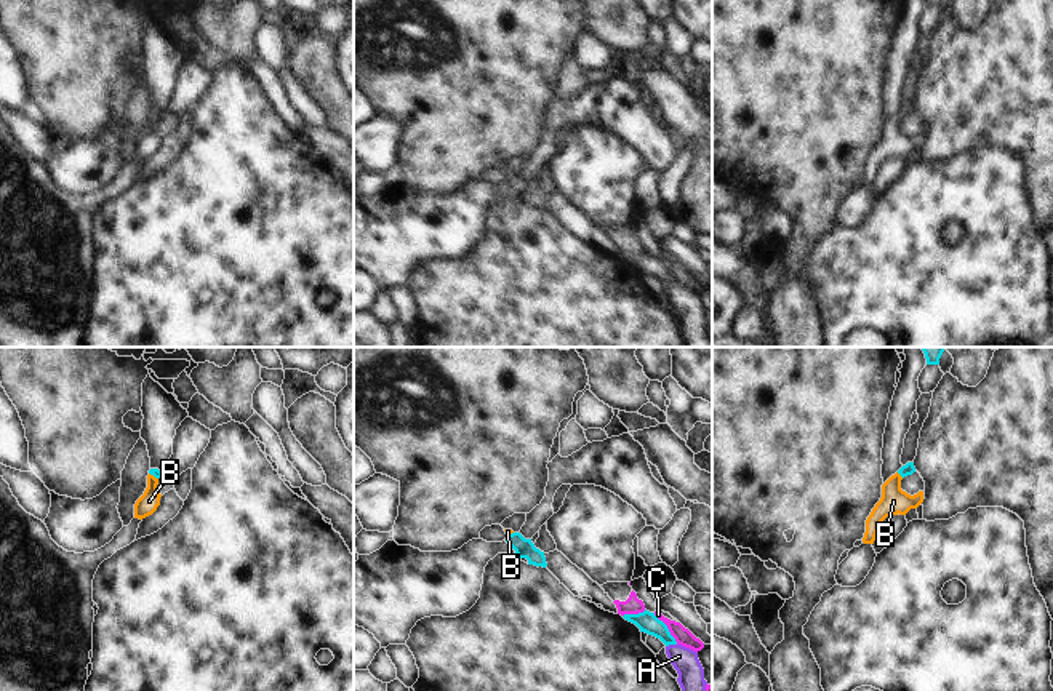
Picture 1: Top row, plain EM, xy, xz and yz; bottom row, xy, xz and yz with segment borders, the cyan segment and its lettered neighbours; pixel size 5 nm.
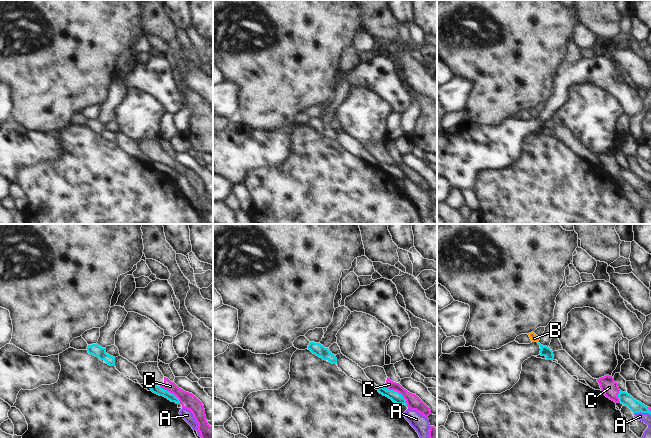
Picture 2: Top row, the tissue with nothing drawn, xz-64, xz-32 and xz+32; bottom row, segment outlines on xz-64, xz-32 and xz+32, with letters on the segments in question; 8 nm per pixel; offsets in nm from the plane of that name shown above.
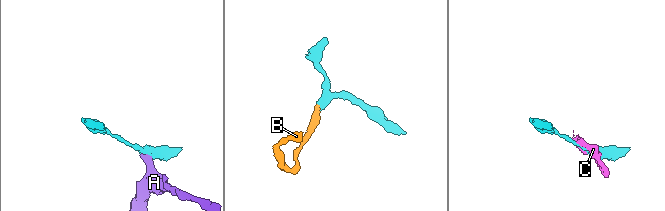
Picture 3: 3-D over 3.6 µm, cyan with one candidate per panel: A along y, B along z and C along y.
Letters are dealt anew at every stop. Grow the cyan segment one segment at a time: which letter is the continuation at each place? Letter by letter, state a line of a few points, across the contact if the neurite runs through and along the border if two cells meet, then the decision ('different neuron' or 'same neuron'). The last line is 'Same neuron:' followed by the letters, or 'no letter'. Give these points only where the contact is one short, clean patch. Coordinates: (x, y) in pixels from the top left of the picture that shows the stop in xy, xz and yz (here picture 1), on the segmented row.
A: xz (676, 643), (666, 647) | different neuron
B: yz (908, 469), (900, 474), (893, 483), (893, 501) | same neuron
C: different neuron
Same neuron: B

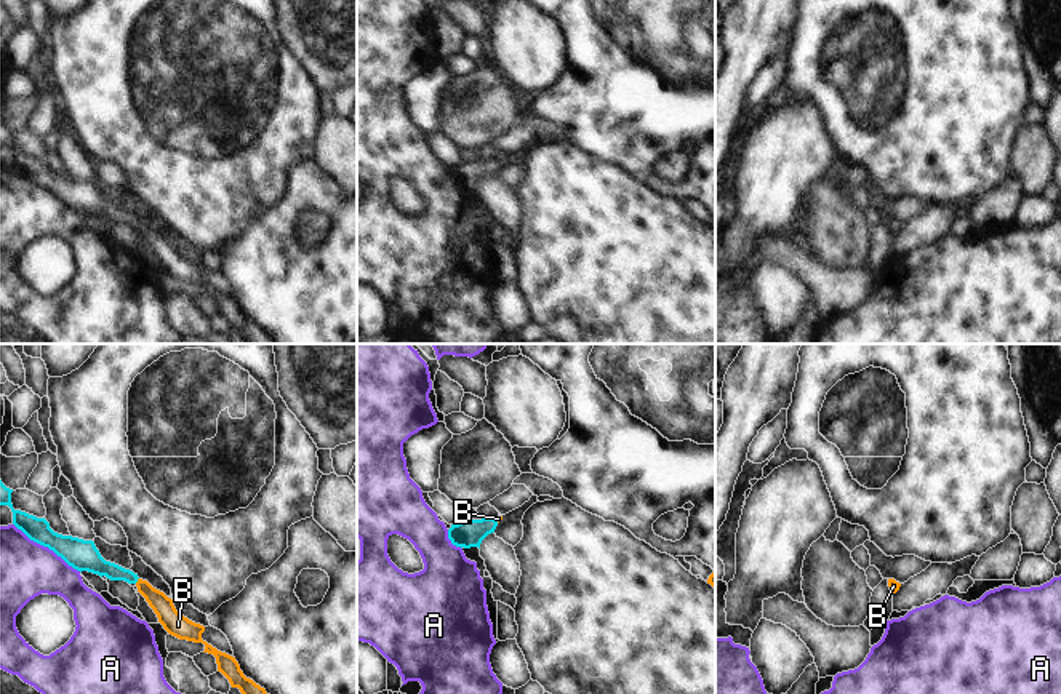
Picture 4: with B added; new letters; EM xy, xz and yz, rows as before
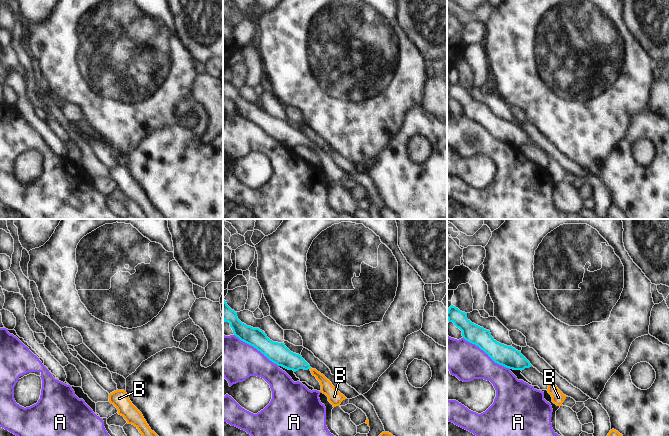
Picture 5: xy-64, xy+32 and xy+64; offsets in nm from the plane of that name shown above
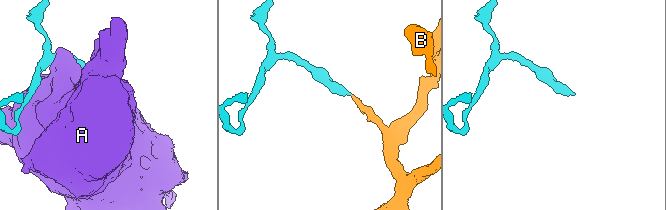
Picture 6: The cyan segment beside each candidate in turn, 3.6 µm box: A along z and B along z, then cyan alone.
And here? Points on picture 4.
A: different neuron
B: xy (92, 560), (136, 581), (159, 602) | same neuron
Same neuron: B

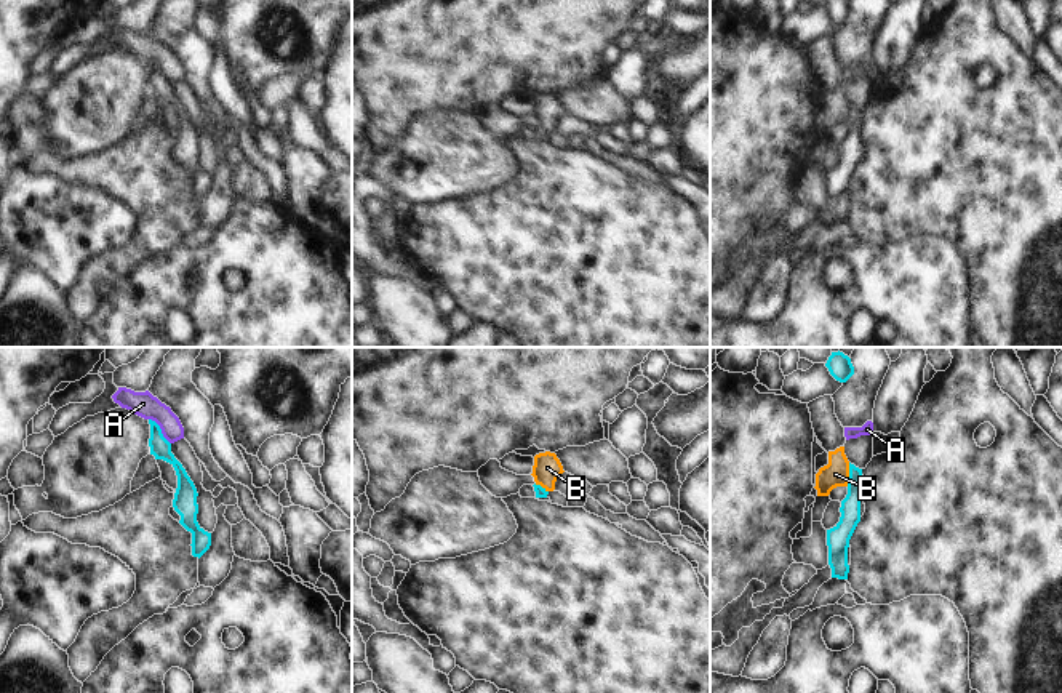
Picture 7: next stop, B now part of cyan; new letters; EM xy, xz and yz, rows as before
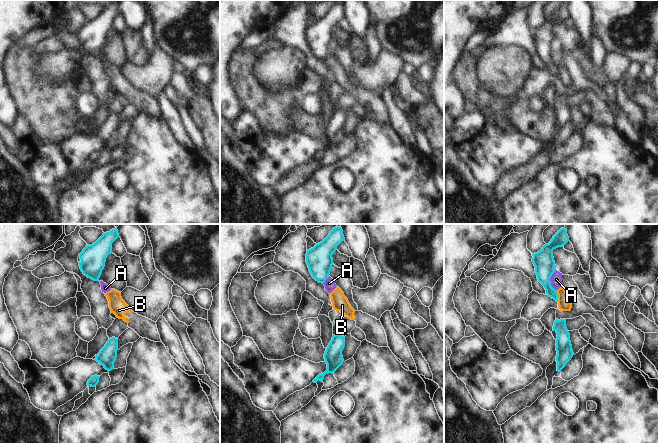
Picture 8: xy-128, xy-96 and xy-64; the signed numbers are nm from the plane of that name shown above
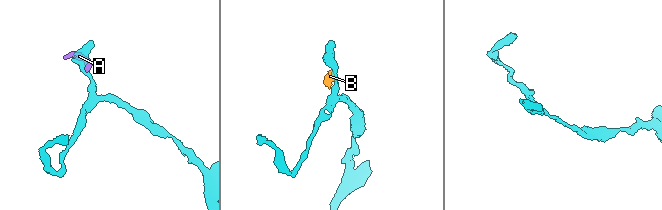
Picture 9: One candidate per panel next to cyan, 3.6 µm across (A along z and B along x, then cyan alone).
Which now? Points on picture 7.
A: xy (149, 418), (159, 426), (162, 436), (170, 444) | different neuron
B: yz (850, 463), (850, 480), (846, 485) | different neuron
Same neuron: no letter

